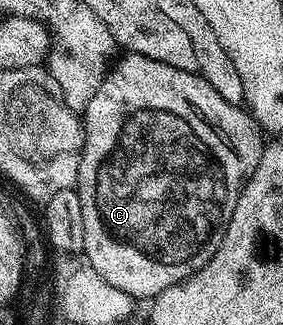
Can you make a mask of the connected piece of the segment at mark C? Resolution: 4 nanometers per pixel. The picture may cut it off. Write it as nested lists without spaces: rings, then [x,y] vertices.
[[[132,53],[122,54],[122,59],[118,58],[116,62],[109,68],[109,72],[105,75],[103,85],[99,85],[99,93],[95,93],[95,97],[91,97],[91,105],[87,105],[87,109],[83,112],[83,126],[85,128],[85,144],[81,150],[81,160],[79,161],[79,173],[77,174],[77,186],[76,191],[81,198],[81,204],[83,205],[83,233],[85,234],[85,249],[83,252],[84,258],[87,257],[88,266],[95,268],[99,274],[102,275],[104,281],[110,282],[116,289],[124,291],[131,296],[134,300],[146,301],[152,300],[159,293],[163,293],[163,289],[167,289],[171,285],[181,283],[188,275],[193,275],[203,265],[207,265],[207,261],[211,261],[211,257],[219,249],[219,245],[223,241],[225,236],[225,230],[227,225],[231,221],[231,213],[235,213],[235,205],[239,201],[241,196],[241,189],[245,185],[246,179],[249,174],[257,168],[257,162],[261,156],[261,149],[263,146],[262,128],[259,126],[256,119],[244,106],[232,103],[231,101],[223,101],[223,97],[219,97],[219,93],[215,93],[215,89],[211,89],[211,85],[206,79],[201,78],[200,74],[183,71],[181,69],[175,69],[171,65],[163,65],[163,61],[151,61],[151,57],[143,57],[142,55],[134,55]]]

